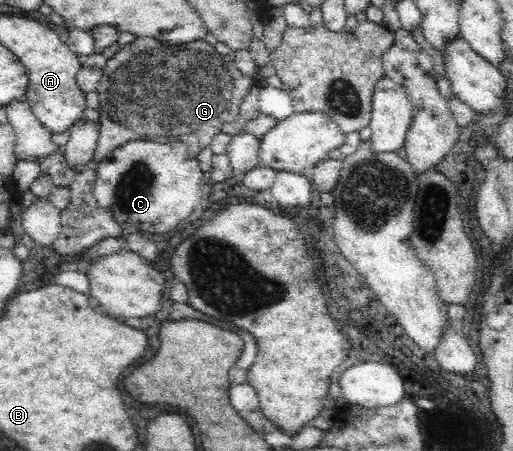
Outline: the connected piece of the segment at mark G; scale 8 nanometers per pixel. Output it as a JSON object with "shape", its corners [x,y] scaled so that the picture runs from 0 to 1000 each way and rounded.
{"shape":[[[267,80],[255,95],[236,102],[232,113],[224,118],[224,124],[207,135],[199,171],[193,173],[191,195],[185,200],[191,211],[193,228],[187,239],[193,302],[177,355],[191,361],[220,330],[232,328],[248,313],[257,310],[300,313],[310,319],[357,317],[365,326],[365,346],[380,350],[390,333],[407,324],[411,310],[425,293],[433,290],[433,282],[441,273],[446,273],[464,259],[474,213],[483,208],[483,202],[493,188],[493,173],[474,166],[474,162],[458,149],[454,137],[441,140],[437,124],[427,122],[427,118],[419,113],[419,104],[404,95],[398,86],[361,98],[333,98],[322,95],[318,89],[296,86],[290,80]]]}

